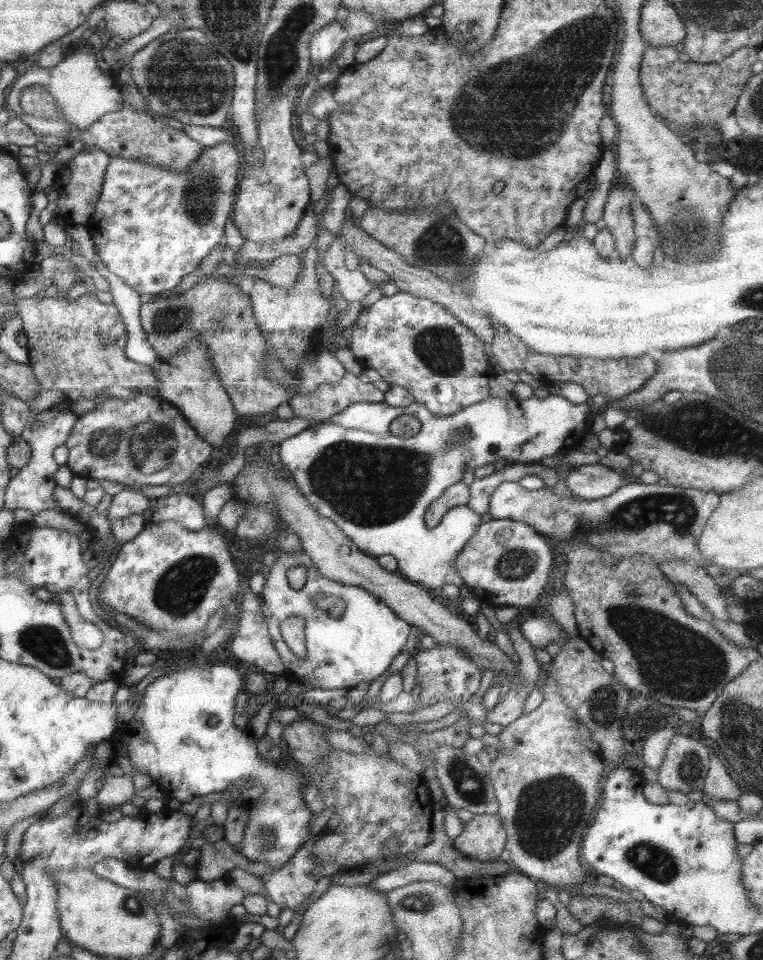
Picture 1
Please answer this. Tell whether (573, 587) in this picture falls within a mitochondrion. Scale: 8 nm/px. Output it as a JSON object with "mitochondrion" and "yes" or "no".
{"mitochondrion":"no"}

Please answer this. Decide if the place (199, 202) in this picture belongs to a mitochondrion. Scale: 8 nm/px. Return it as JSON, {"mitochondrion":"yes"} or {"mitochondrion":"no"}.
{"mitochondrion":"yes"}

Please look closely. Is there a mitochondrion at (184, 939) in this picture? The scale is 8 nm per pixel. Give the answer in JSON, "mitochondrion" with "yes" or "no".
{"mitochondrion":"no"}

